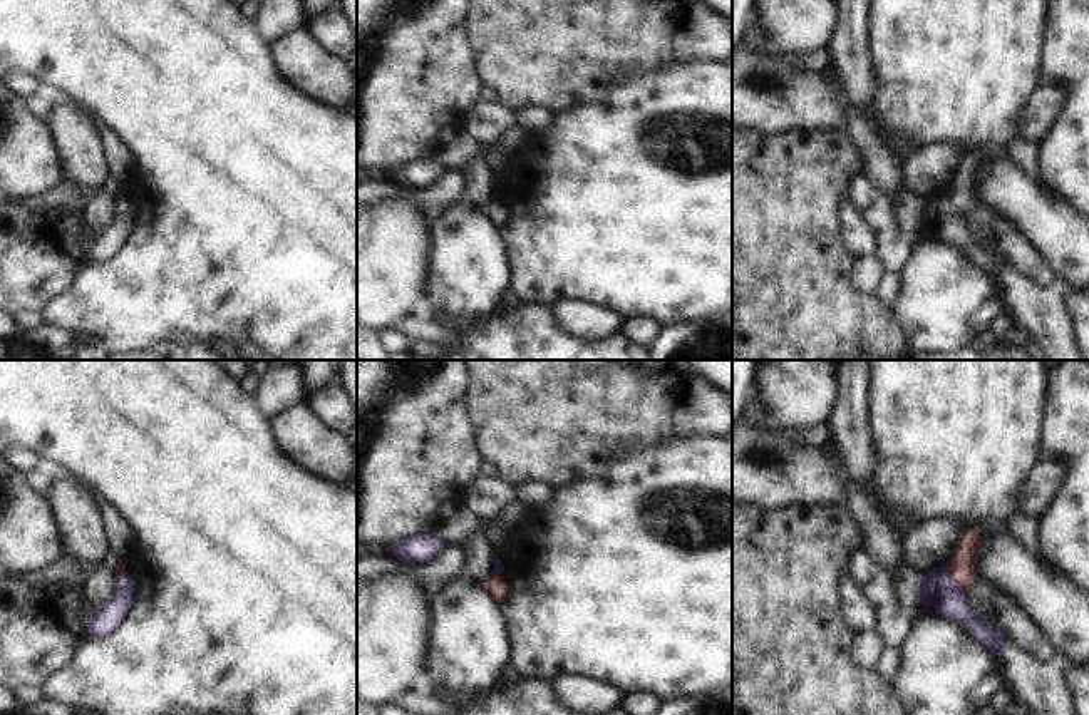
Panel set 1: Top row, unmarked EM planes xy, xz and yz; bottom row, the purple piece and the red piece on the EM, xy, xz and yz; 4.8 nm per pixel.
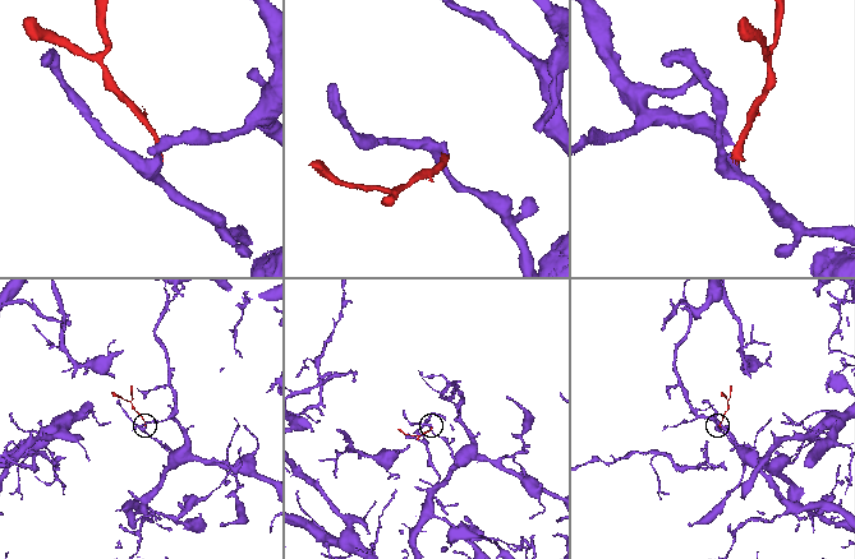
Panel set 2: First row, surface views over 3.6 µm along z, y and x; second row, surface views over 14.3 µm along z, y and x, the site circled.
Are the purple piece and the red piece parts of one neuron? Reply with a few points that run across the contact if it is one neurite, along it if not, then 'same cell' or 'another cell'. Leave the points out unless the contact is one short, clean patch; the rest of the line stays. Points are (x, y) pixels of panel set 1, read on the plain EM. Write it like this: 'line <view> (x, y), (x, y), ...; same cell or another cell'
line yz (937, 213), (945, 213), (955, 206), (962, 188); same cell

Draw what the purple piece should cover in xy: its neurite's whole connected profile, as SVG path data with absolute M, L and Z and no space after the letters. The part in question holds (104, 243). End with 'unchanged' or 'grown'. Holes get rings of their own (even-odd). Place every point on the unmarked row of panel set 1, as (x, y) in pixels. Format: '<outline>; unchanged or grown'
M116 188L112 208L111 223L95 233L87 233L87 255L92 263L104 263L114 256L134 226L134 204L126 196L126 188Z; grown

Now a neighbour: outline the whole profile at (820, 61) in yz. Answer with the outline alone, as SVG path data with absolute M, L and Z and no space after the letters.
M821 49L814 54L799 55L796 59L797 59L799 65L808 70L824 72L831 64L831 52L829 52L829 49Z

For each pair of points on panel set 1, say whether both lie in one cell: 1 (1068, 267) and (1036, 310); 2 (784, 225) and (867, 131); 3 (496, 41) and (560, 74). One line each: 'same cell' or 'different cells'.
1: different cells
2: different cells
3: same cell

